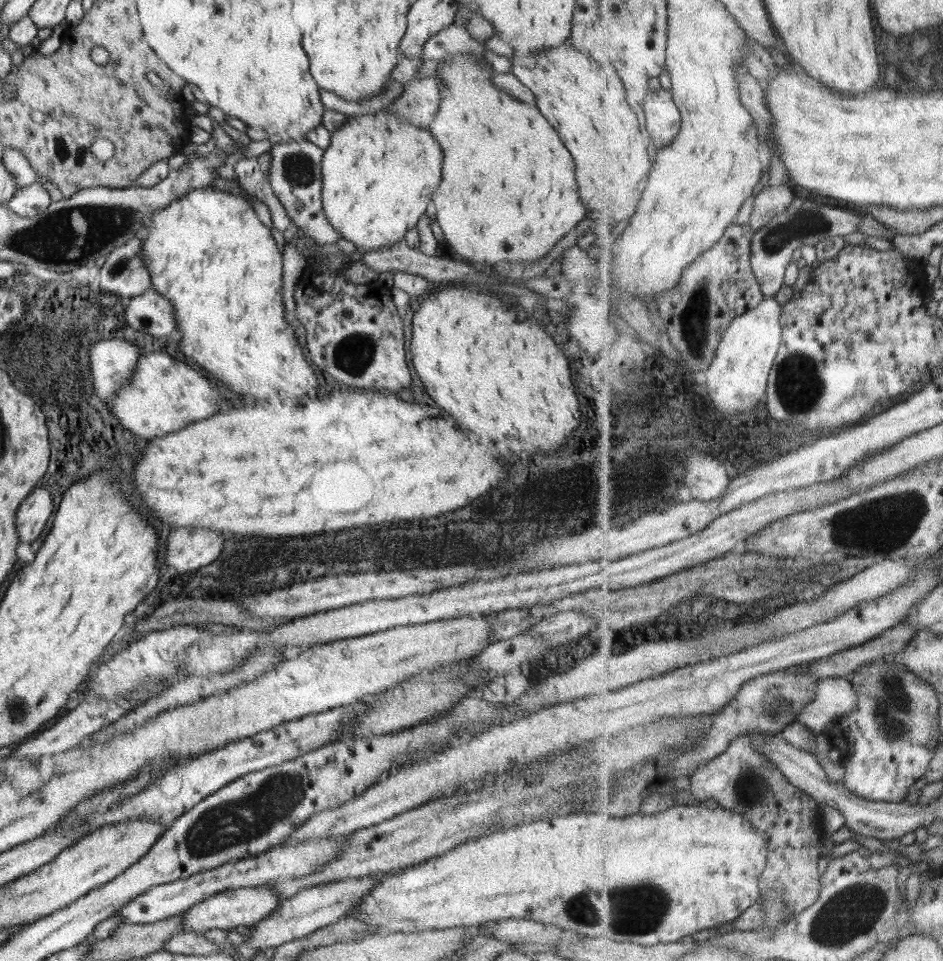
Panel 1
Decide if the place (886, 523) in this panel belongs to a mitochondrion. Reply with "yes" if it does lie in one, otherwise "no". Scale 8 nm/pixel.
yes

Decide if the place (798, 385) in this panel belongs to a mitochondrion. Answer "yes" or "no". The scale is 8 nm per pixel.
yes

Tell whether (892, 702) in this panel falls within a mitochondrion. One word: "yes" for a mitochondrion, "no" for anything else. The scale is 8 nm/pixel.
yes

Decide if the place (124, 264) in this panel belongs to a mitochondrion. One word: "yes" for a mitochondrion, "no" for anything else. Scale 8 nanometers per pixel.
yes

